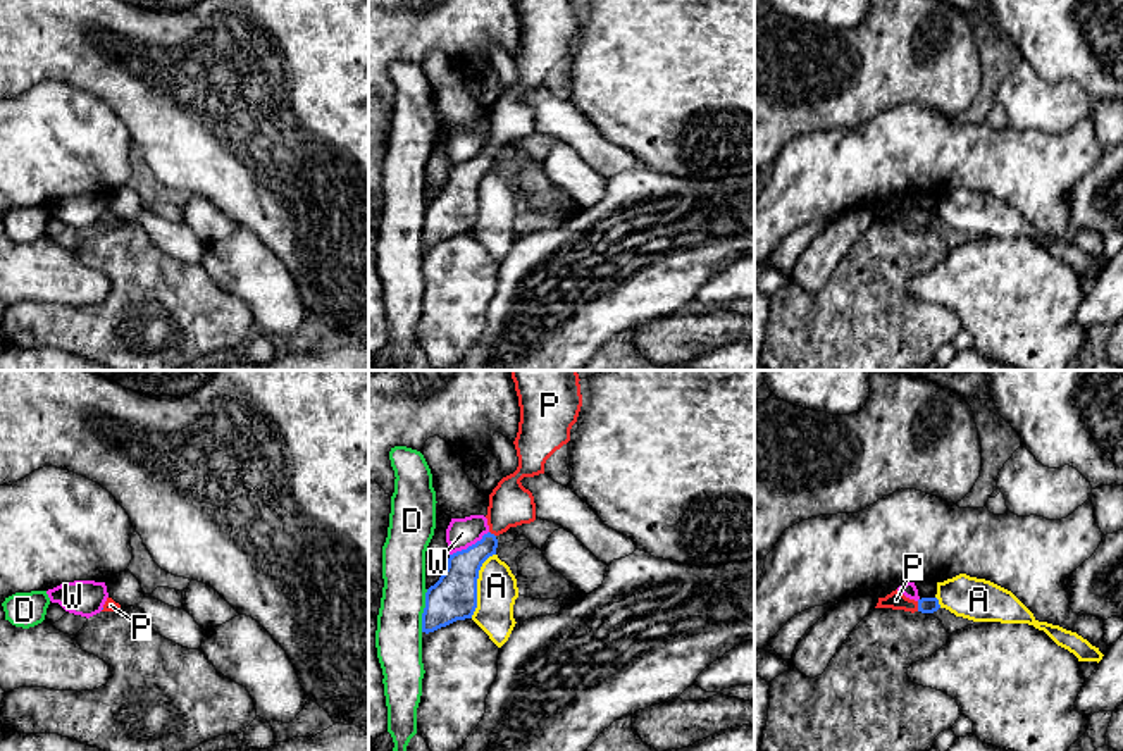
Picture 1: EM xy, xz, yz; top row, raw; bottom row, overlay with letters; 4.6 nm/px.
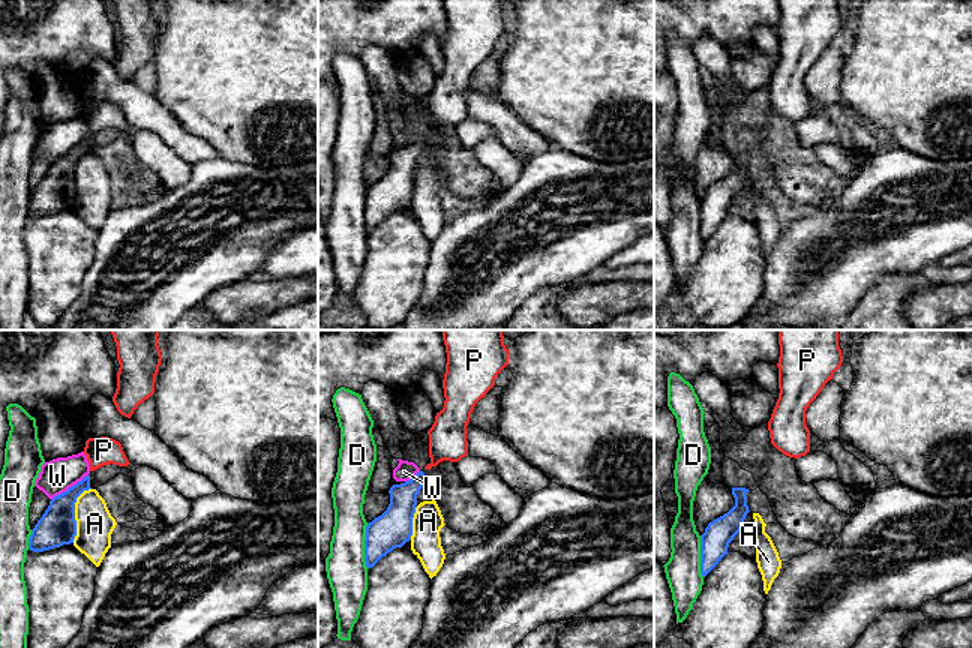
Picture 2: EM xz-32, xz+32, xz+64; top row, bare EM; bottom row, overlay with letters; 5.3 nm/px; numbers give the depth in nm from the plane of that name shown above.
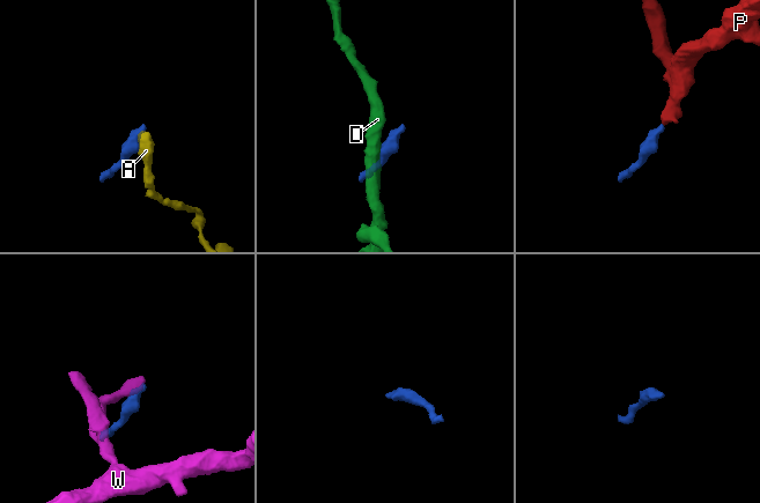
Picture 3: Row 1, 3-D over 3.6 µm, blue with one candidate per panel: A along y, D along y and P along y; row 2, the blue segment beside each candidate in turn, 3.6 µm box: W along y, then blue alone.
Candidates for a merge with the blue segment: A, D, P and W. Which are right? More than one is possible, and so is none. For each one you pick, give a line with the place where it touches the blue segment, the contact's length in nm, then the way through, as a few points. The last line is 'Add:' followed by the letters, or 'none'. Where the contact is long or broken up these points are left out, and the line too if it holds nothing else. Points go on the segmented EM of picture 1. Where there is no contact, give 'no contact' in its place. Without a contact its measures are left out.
P: contact yz (918, 607); length 50 nm; way yz (925, 605), (918, 607), (896, 600)
Add: P

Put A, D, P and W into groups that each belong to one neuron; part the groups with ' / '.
A / D / P / W

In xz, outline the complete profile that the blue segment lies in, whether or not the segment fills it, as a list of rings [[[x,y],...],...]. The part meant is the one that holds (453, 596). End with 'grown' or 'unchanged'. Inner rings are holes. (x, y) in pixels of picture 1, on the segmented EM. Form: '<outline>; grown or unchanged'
[[[512,370],[515,391],[520,407],[518,432],[513,441],[518,467],[513,474],[503,477],[489,494],[487,525],[489,532],[467,549],[450,555],[448,567],[439,580],[425,593],[425,608],[422,613],[422,632],[429,634],[456,620],[472,618],[477,608],[477,579],[482,563],[496,555],[498,536],[510,527],[530,524],[536,520],[536,503],[529,489],[522,486],[524,477],[544,474],[546,460],[570,441],[570,429],[577,422],[582,394],[577,370]]]; grown

